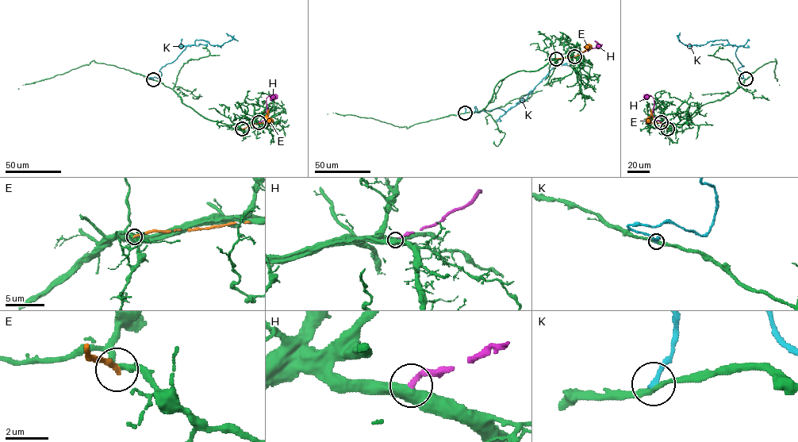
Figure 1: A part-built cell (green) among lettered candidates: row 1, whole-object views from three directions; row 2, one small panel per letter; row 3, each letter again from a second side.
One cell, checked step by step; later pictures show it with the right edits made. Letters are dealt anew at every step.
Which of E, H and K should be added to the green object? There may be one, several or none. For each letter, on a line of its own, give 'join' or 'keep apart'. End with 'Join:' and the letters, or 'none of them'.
E: keep apart
H: join
K: keep apart
Join: H

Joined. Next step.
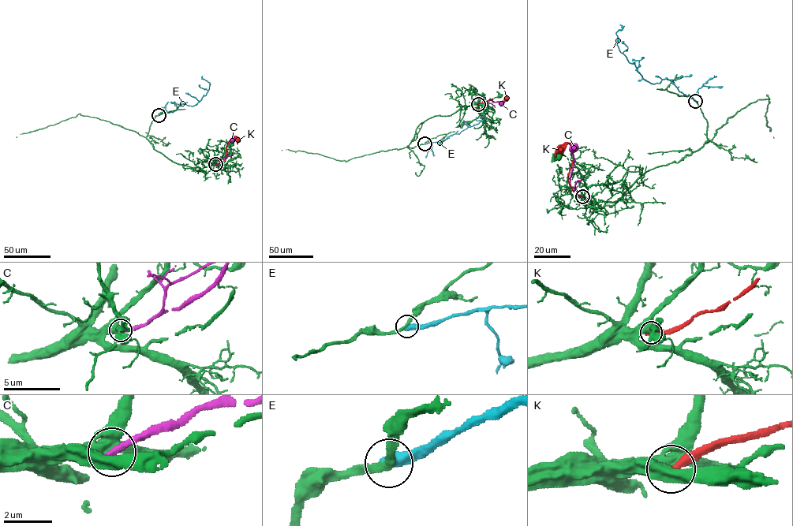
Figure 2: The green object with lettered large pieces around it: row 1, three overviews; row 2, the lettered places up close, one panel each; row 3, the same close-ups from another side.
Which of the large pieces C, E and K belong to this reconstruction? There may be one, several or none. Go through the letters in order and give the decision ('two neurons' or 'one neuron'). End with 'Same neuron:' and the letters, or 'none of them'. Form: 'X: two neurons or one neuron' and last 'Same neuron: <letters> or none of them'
C: two neurons
E: two neurons
K: two neurons
Same neuron: none of them

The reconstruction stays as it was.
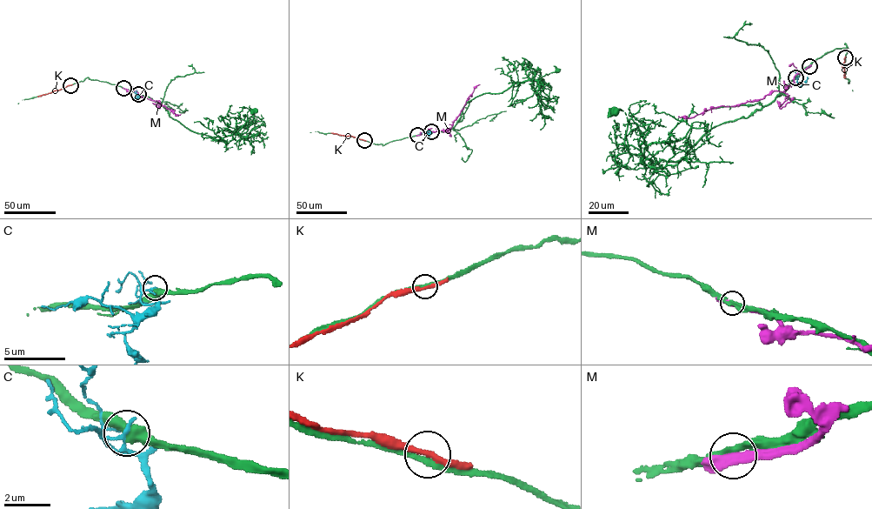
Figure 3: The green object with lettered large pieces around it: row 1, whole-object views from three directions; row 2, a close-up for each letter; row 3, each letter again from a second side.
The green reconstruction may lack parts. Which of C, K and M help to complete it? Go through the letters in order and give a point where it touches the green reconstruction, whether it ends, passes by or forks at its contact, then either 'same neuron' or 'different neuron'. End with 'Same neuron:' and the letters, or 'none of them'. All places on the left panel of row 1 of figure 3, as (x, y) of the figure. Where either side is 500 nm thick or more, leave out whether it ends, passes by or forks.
C: meets green at (138, 94); it ends there; different neuron
K: meets green at (70, 85); it passes by; different neuron
M: meets green at (123, 88); it passes by; different neuron
Same neuron: none of them

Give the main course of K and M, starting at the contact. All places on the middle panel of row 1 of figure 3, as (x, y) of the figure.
K: (364, 140), (331, 132)
M: (417, 135), (449, 130), (475, 86), (480, 84)

